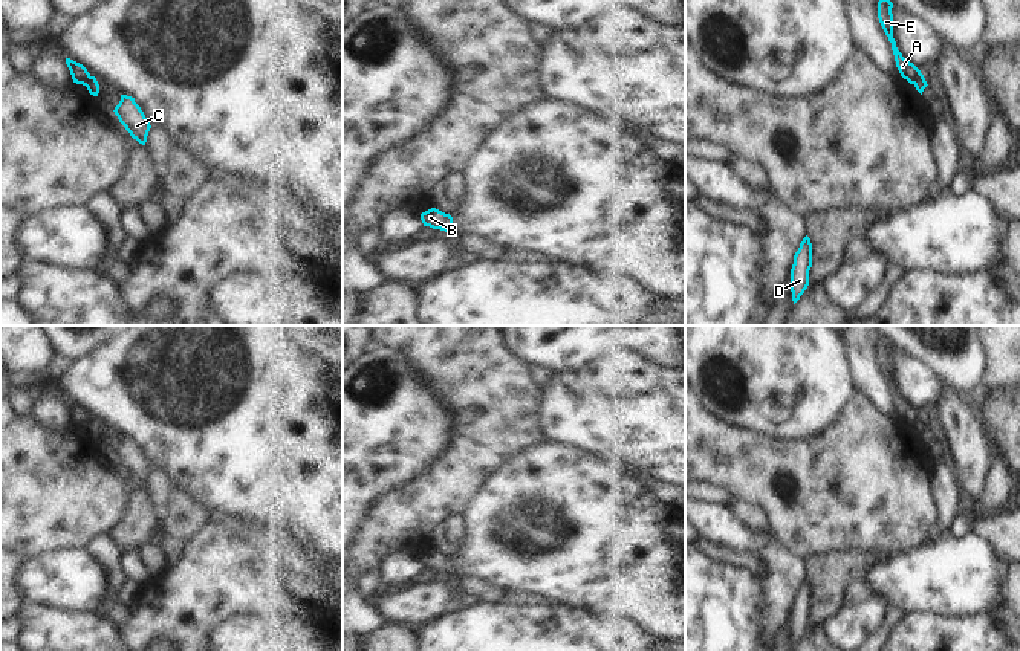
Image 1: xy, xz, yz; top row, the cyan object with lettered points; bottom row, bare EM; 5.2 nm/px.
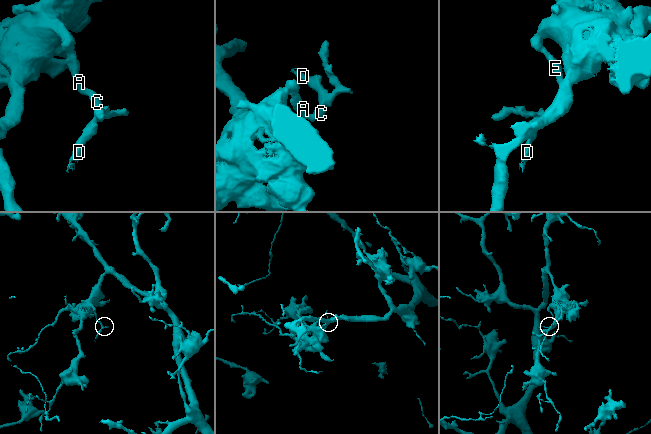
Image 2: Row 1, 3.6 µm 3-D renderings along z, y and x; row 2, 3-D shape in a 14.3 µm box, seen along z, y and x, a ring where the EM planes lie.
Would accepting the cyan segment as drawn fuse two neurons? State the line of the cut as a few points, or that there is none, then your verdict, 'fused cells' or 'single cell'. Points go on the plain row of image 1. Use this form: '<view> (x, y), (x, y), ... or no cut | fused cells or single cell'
xy (92, 419), (83, 427) | fused cells

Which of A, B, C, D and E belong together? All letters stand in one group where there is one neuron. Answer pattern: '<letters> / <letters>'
A E / B C D

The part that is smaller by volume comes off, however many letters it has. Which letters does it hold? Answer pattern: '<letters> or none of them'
B, C, D

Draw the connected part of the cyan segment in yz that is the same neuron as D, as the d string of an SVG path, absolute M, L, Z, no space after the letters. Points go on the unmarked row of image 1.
M806 578L794 598L791 611L791 634L794 646L800 642L809 628L809 613L812 610L812 585Z

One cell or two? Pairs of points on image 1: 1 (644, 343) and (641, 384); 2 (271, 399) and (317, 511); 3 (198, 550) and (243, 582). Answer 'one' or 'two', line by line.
1: two
2: one
3: one

